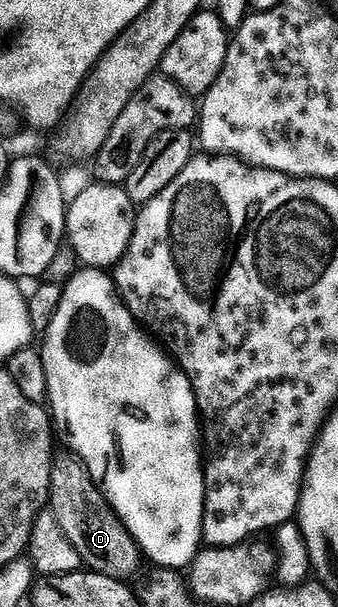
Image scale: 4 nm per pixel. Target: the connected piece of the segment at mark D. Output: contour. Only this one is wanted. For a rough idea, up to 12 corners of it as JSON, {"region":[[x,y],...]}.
{"region":[[77,454],[48,504],[89,570],[129,580],[142,548]]}

